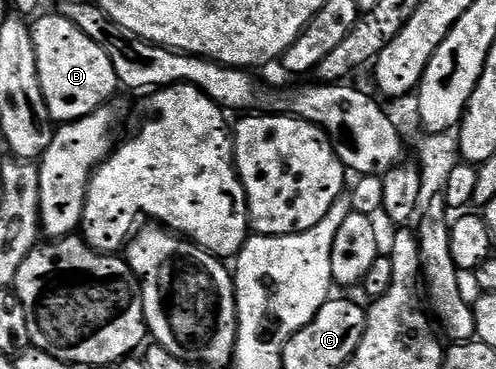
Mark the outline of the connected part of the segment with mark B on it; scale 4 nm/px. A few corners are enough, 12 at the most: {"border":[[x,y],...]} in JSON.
{"border":[[66,16],[31,27],[50,120],[119,92],[109,55]]}

